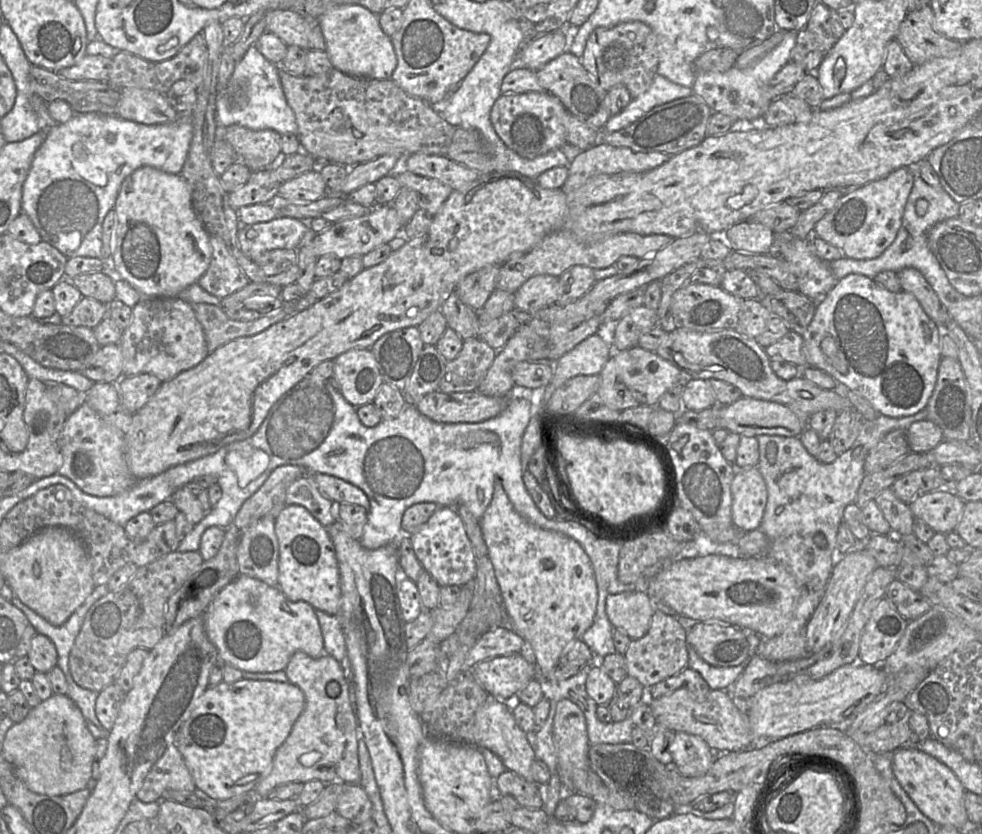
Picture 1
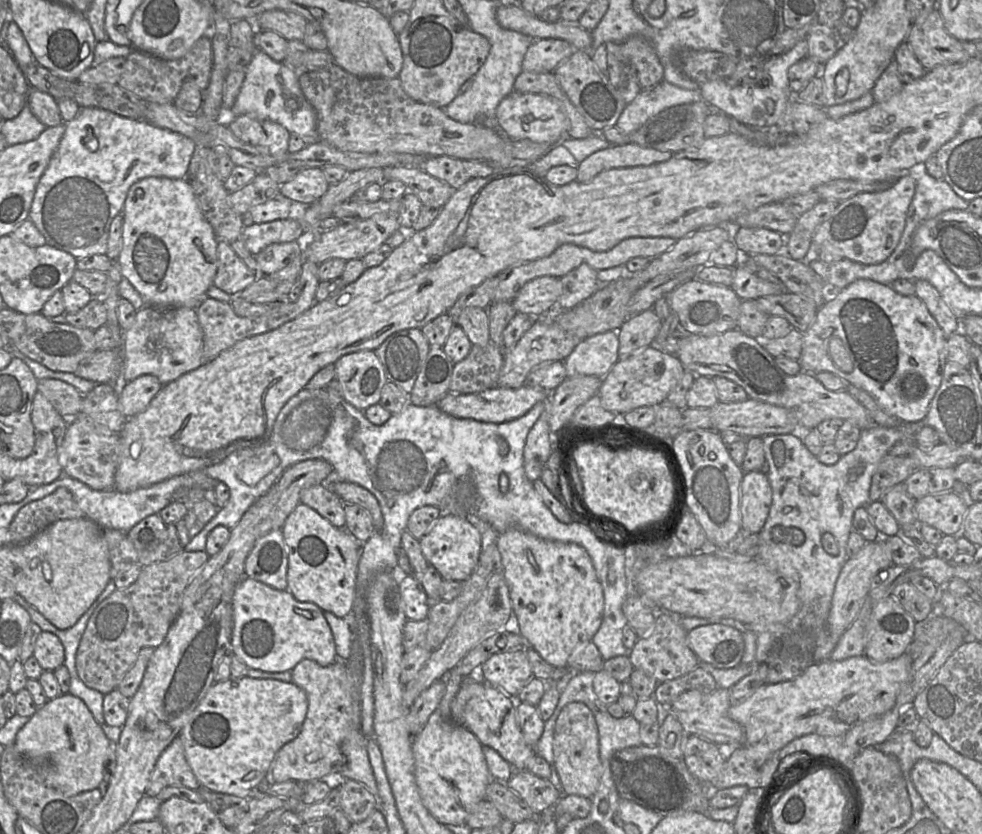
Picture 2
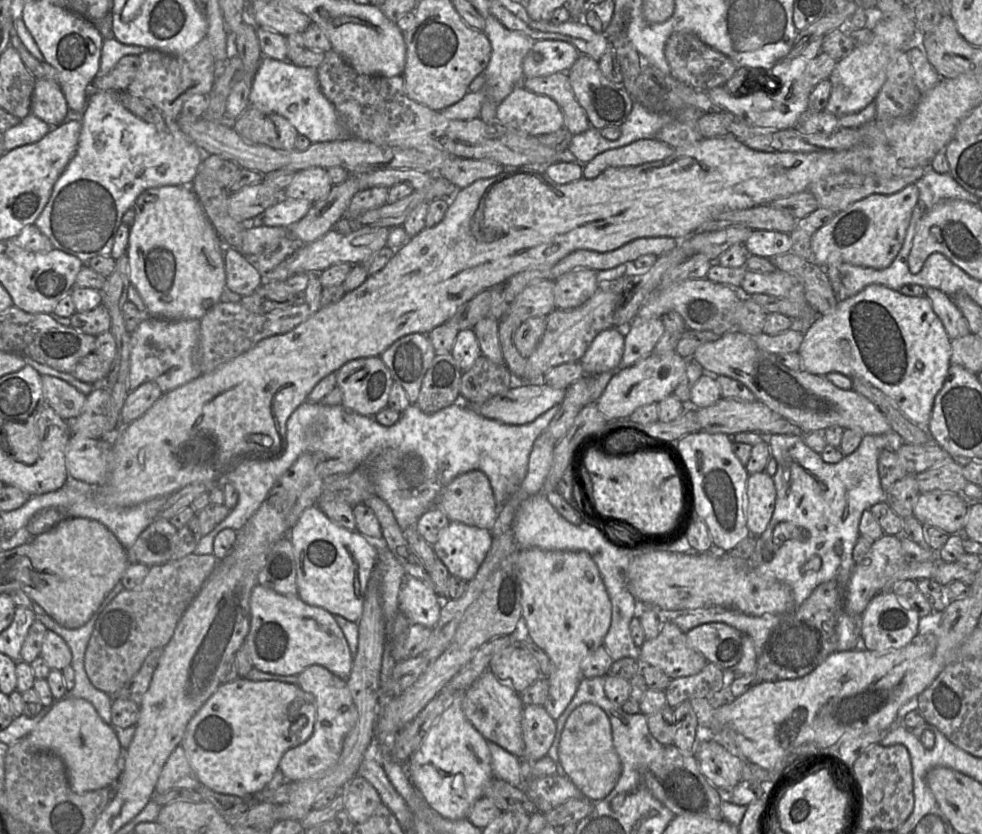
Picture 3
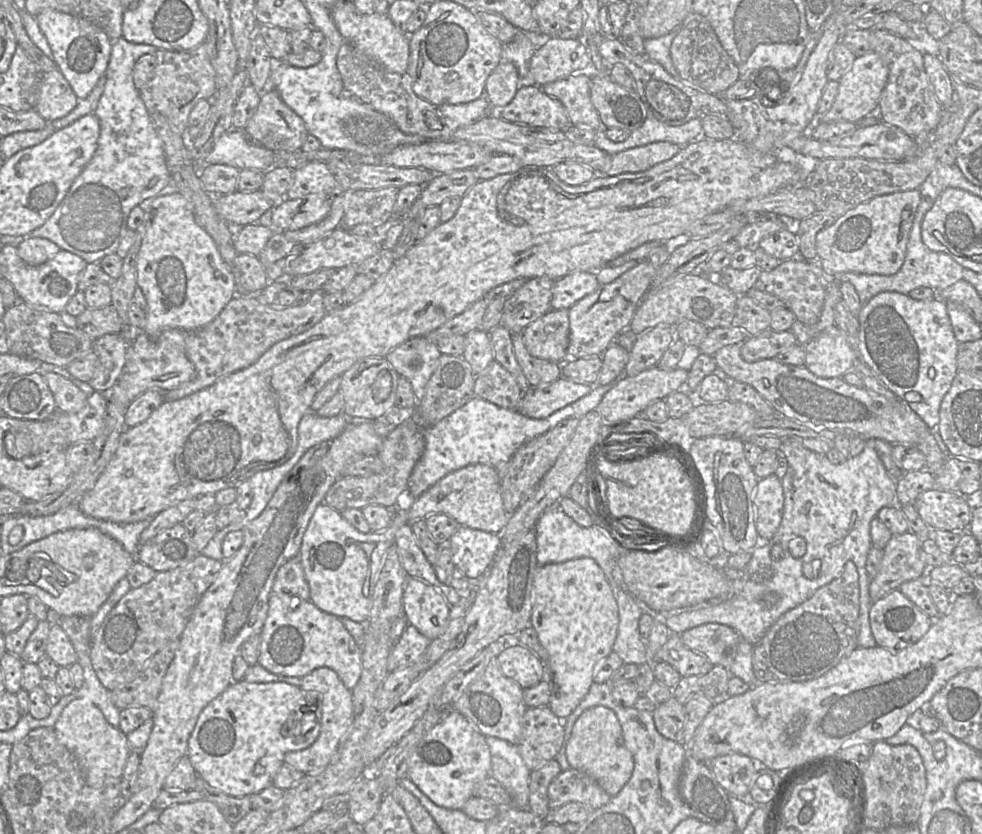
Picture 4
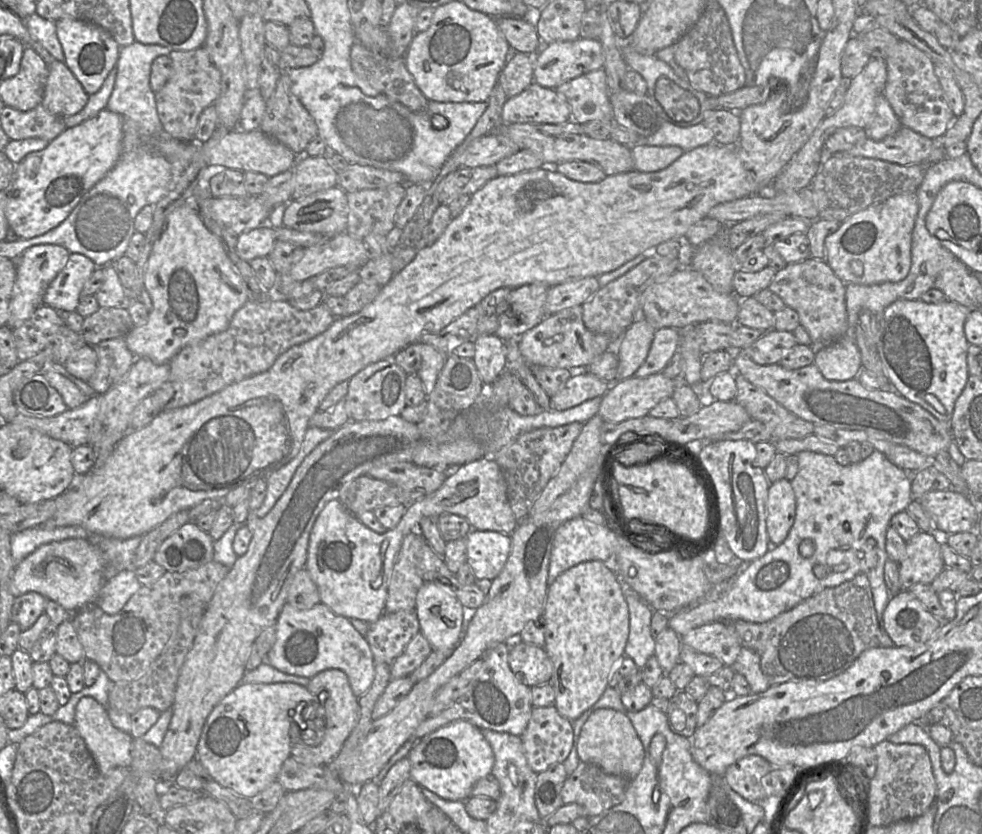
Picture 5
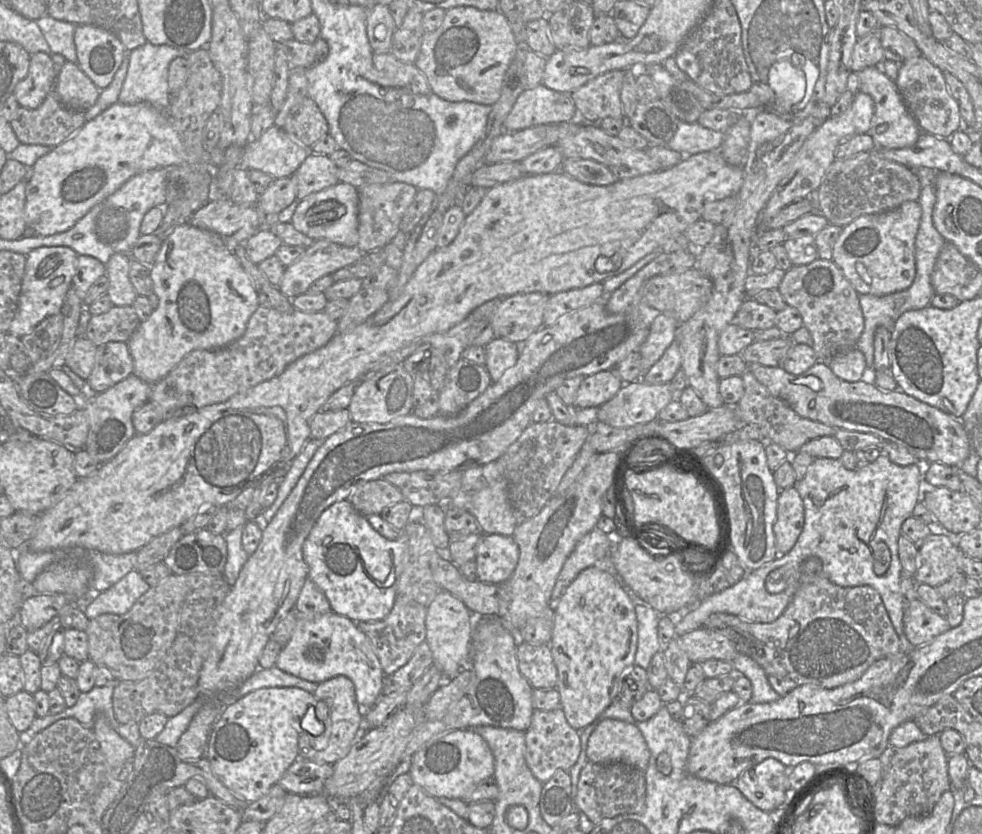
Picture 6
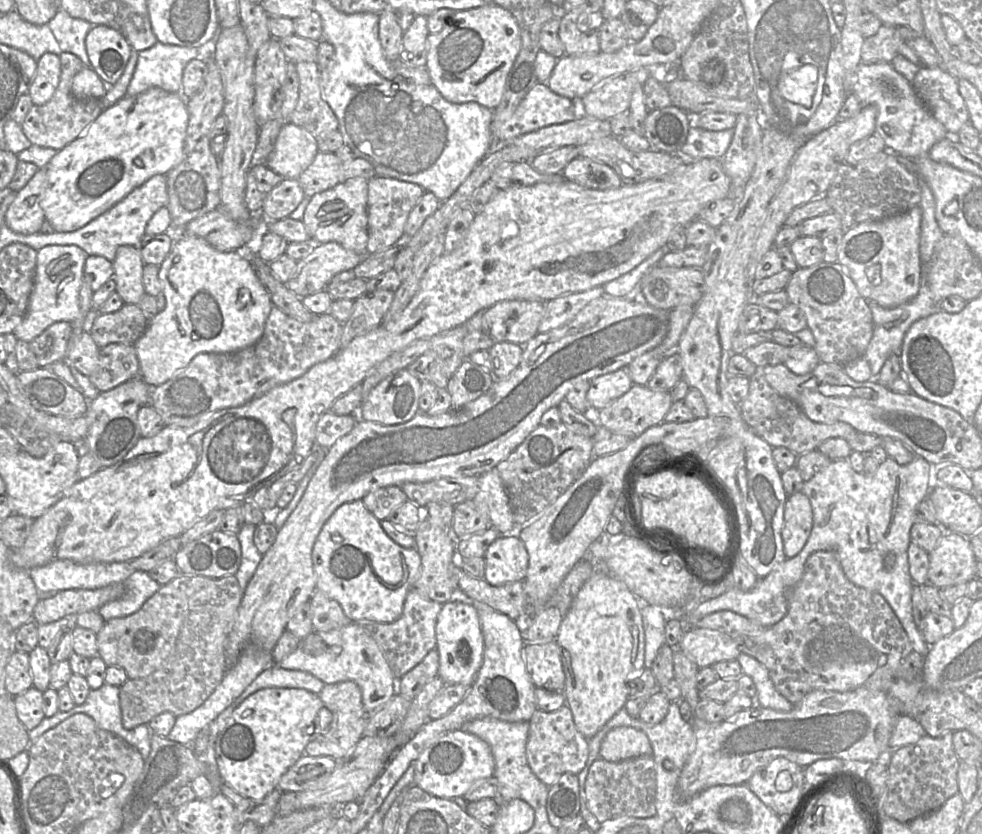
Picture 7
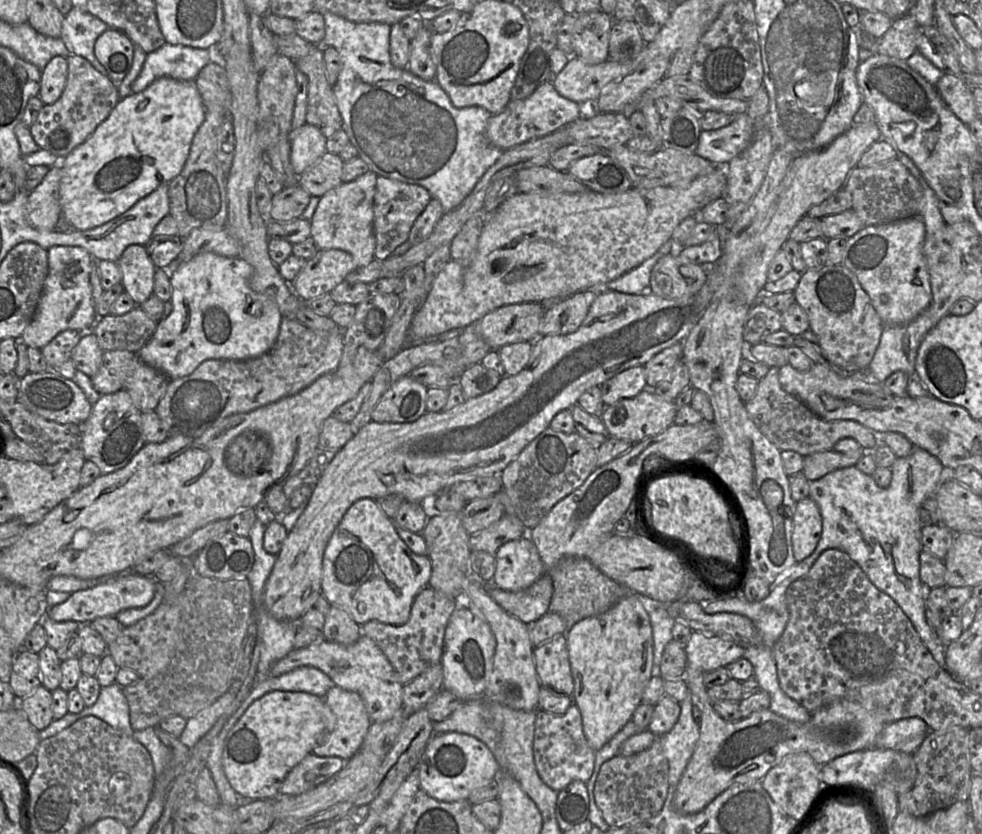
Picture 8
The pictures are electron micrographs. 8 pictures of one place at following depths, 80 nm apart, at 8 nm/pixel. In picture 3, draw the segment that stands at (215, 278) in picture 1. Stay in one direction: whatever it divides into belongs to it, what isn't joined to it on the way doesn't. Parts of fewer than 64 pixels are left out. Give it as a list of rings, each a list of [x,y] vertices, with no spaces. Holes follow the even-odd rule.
[[[223,246],[222,253],[226,272],[226,288],[243,296],[253,294],[264,280],[255,265],[241,252]]]

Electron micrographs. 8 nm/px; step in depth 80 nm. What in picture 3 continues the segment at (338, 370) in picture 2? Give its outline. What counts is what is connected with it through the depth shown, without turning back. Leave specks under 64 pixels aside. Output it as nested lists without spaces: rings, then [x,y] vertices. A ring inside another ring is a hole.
[[[379,356],[351,360],[337,370],[335,375],[337,386],[342,392],[342,405],[345,408],[368,417],[374,417],[387,408],[394,380]]]

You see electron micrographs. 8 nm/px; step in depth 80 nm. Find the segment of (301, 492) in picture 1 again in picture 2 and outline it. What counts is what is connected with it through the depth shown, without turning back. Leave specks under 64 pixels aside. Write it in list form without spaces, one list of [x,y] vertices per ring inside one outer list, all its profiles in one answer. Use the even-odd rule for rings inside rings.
[[[325,484],[315,485],[302,490],[300,503],[314,509],[333,526],[345,529],[344,507],[346,503],[331,492]]]

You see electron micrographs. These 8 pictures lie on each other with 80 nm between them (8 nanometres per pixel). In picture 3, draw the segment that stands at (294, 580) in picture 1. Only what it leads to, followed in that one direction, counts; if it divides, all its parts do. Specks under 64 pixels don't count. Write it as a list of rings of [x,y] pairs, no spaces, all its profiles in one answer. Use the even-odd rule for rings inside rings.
[[[316,505],[303,511],[288,538],[296,563],[297,596],[311,606],[357,623],[363,614],[364,598],[377,563],[376,547],[356,530],[333,523]]]

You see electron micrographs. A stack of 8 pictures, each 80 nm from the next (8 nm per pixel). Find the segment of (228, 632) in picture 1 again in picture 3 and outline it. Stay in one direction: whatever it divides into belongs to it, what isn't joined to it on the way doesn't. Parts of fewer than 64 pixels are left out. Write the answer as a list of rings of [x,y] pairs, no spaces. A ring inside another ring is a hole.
[[[256,585],[250,598],[250,629],[243,645],[253,667],[266,673],[298,676],[307,667],[320,665],[347,680],[354,654],[334,616],[323,608],[303,602],[297,595],[284,595]]]

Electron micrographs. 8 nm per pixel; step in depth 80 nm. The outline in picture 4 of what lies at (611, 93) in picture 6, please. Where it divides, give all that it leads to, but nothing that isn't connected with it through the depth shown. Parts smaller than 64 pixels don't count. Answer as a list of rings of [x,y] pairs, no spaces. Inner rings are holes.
[[[577,73],[544,84],[541,89],[564,105],[570,126],[602,128],[597,110],[590,98],[591,75]]]

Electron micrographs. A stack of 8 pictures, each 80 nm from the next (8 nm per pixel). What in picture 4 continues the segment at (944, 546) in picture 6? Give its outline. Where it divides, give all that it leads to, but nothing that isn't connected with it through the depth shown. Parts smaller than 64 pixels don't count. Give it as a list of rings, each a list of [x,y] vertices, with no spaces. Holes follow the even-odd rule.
[[[912,533],[892,535],[883,549],[880,569],[869,585],[872,604],[904,582],[925,577],[928,568],[921,559],[922,543]]]

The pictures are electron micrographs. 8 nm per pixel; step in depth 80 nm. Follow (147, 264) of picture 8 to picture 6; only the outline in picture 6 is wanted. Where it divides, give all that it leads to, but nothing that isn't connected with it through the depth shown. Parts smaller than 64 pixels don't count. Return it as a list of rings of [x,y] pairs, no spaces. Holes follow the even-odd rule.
[[[116,253],[105,264],[109,287],[106,294],[115,306],[130,306],[138,294],[129,279],[130,254]]]

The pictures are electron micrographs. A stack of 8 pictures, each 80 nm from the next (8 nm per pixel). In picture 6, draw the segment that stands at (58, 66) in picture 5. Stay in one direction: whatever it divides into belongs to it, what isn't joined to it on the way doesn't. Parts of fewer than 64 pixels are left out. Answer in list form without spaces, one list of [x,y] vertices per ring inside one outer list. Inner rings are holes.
[[[69,61],[59,70],[53,91],[62,104],[81,111],[93,106],[101,92],[78,64]]]

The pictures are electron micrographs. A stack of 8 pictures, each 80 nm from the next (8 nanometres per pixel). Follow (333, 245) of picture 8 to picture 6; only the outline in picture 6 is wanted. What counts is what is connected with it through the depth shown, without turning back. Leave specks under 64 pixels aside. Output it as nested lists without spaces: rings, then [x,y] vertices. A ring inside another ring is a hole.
[[[338,182],[299,200],[291,223],[298,231],[314,241],[325,239],[343,246],[354,247],[359,242],[358,209],[358,189],[351,184]]]

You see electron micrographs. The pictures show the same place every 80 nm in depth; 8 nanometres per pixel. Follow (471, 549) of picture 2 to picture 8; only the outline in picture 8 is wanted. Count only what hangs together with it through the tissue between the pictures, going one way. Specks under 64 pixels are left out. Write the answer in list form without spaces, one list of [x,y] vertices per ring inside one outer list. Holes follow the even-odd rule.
[[[528,532],[519,539],[503,544],[494,555],[495,573],[491,582],[487,583],[500,589],[524,590],[546,573],[546,567]]]

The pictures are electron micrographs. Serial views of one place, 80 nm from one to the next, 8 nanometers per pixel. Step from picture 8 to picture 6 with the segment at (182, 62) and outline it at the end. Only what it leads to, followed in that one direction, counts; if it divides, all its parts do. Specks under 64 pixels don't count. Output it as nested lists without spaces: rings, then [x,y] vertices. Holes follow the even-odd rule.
[[[146,42],[144,45],[128,51],[129,65],[118,102],[123,104],[146,102],[156,109],[166,112],[171,97],[168,87],[169,65],[175,58],[185,57],[186,54],[186,51],[176,49],[172,46],[155,45],[150,42]]]

